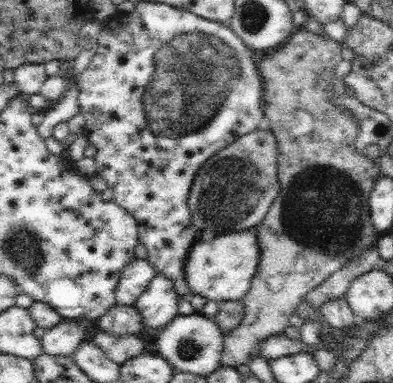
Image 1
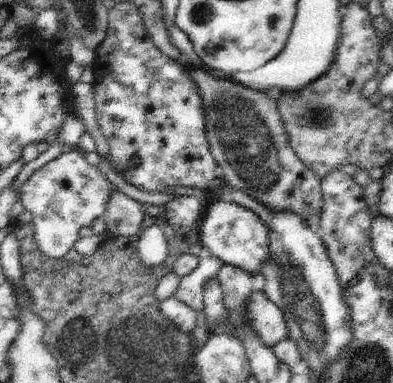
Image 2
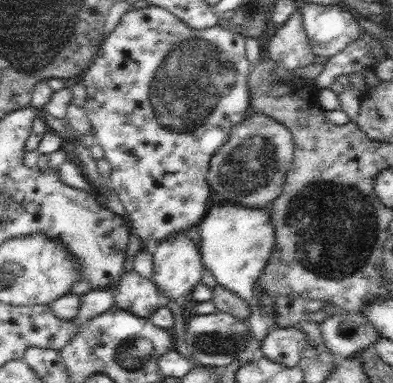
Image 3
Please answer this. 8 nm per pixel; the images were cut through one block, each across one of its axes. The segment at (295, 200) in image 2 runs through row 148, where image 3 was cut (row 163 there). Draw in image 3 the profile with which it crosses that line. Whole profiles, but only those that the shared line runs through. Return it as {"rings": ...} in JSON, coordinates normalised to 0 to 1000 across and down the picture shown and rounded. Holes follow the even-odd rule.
{"rings":[[[634,292],[628,308],[588,339],[578,371],[542,402],[532,423],[532,543],[557,527],[613,533],[628,543],[684,543],[684,533],[720,501],[740,423],[746,355],[735,334],[705,313],[690,313],[690,303]]]}

